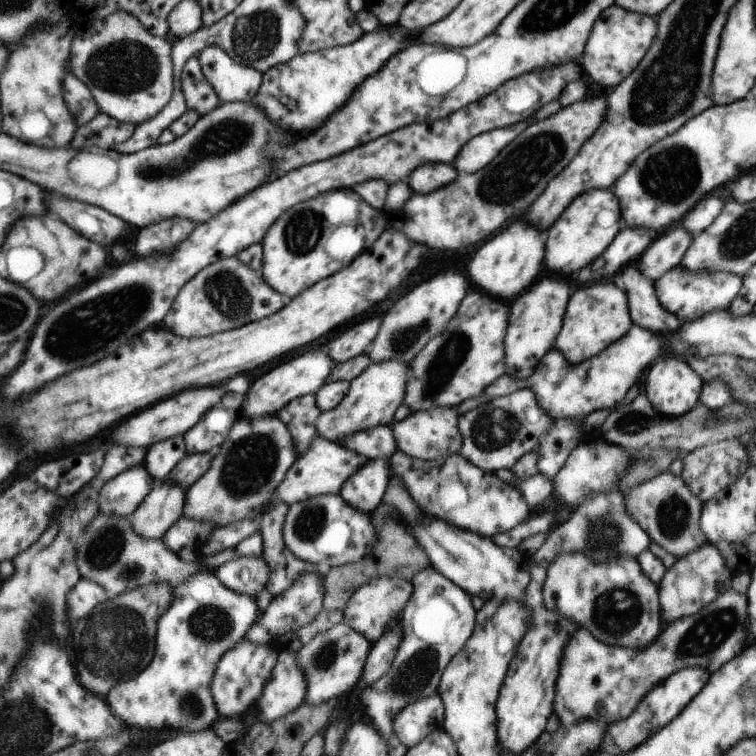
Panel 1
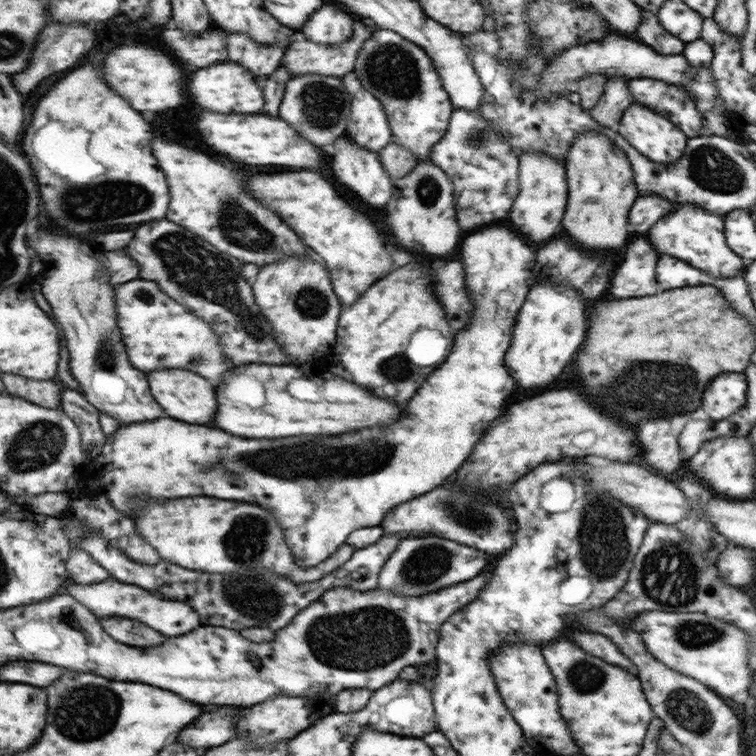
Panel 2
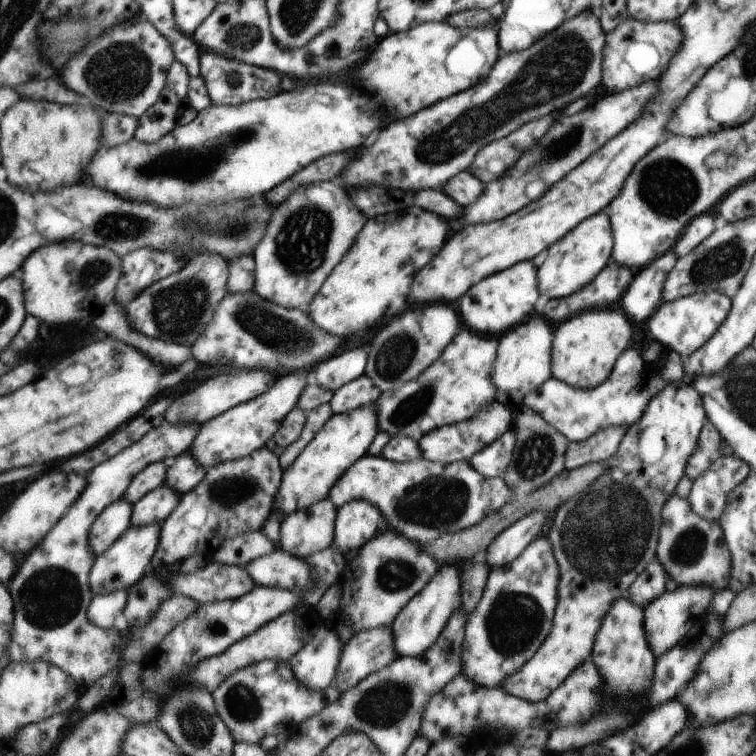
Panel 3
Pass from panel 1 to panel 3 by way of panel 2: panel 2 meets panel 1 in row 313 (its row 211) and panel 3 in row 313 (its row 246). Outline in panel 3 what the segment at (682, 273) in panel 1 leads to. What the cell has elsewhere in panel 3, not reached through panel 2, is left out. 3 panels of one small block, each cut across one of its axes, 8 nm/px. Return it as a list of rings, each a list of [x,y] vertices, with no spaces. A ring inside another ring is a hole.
[[[699,291],[675,302],[662,302],[647,320],[647,337],[674,350],[681,358],[688,357],[704,346],[728,318],[731,299],[715,291]]]

